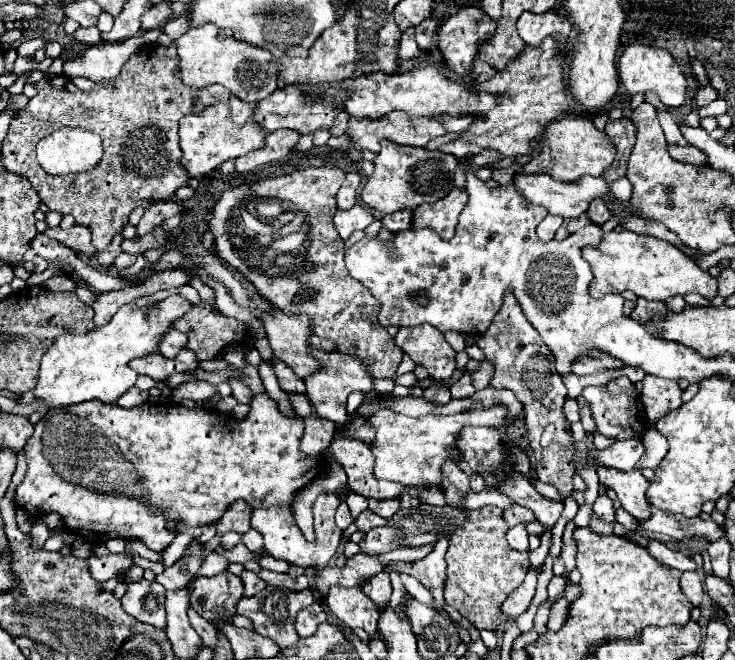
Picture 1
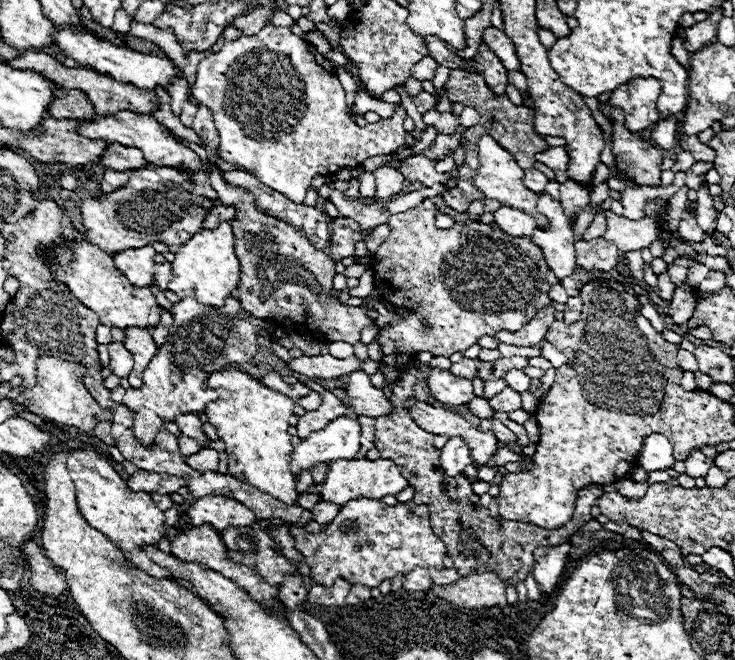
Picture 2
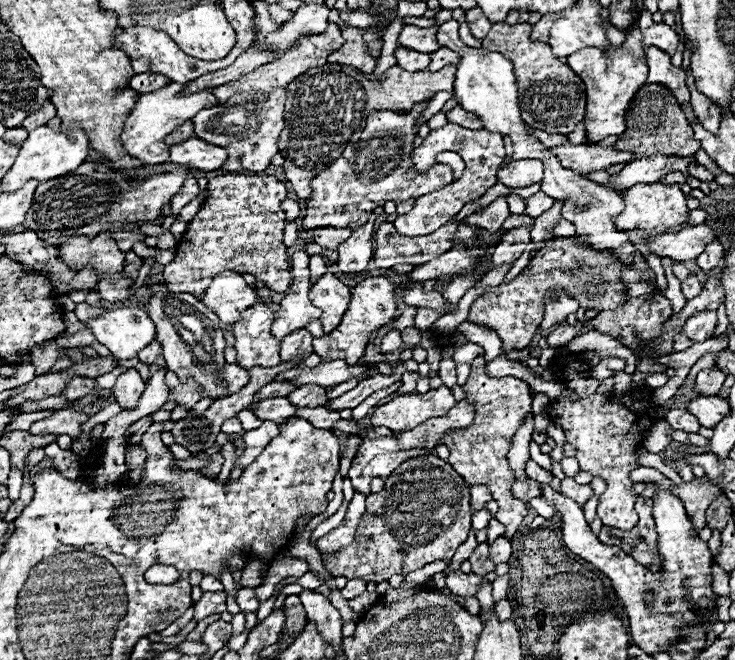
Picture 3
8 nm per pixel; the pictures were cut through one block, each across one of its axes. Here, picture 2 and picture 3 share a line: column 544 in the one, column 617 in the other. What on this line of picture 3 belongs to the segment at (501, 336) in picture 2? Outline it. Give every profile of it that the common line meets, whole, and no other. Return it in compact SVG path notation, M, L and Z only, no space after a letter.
M644 294L628 300L616 310L600 312L592 324L600 334L616 336L622 328L630 326L638 334L640 340L654 340L662 336L664 322L670 320L672 306L662 294Z

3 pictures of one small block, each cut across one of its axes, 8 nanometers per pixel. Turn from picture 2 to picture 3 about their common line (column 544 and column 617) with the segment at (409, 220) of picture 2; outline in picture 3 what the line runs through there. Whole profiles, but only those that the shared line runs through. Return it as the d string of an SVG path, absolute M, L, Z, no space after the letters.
M576 238L550 240L530 260L530 268L524 268L508 284L500 284L500 286L484 290L484 294L472 302L468 322L496 330L502 340L504 354L508 354L510 350L522 350L532 342L544 318L546 292L564 288L586 310L596 308L602 312L602 310L618 308L626 302L624 284L618 280L618 274L622 270L626 270L626 266L614 260L612 254L594 252L588 244L576 244Z

